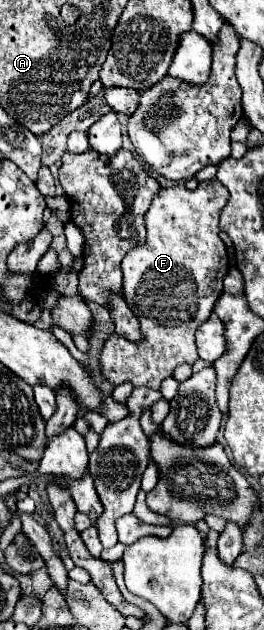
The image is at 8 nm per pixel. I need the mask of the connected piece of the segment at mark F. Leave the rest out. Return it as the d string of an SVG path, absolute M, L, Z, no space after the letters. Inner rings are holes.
M202 181L194 191L186 187L170 187L162 189L158 197L154 197L150 209L146 211L146 231L148 239L144 247L132 249L130 255L122 261L124 273L124 299L140 321L140 329L144 339L140 345L134 345L126 339L112 339L106 343L100 355L102 377L120 385L130 381L134 387L146 385L152 389L160 389L160 383L172 375L172 371L182 363L194 363L198 359L196 351L196 329L210 317L216 299L222 295L222 279L228 273L228 255L226 245L218 237L218 217L222 207L228 203L228 189L220 181Z

